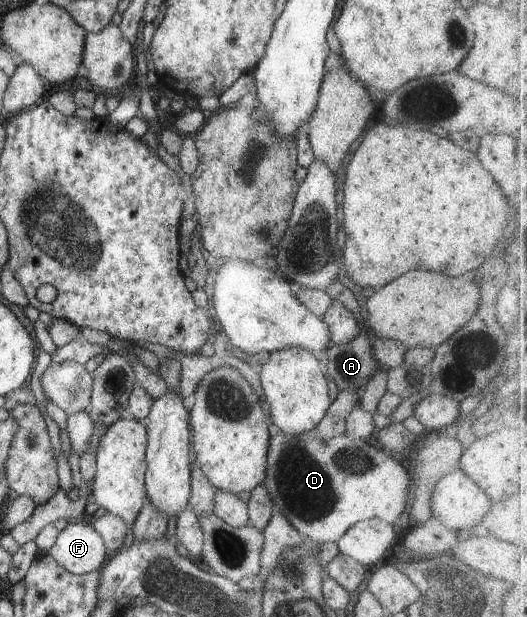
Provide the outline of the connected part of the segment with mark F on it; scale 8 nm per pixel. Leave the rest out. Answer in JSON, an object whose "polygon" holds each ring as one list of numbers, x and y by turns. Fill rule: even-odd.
{"polygon":[[91,521,78,522,68,524,65,530,59,532,57,542,47,554,61,568,73,575,83,575,100,570,107,558,107,548]]}

